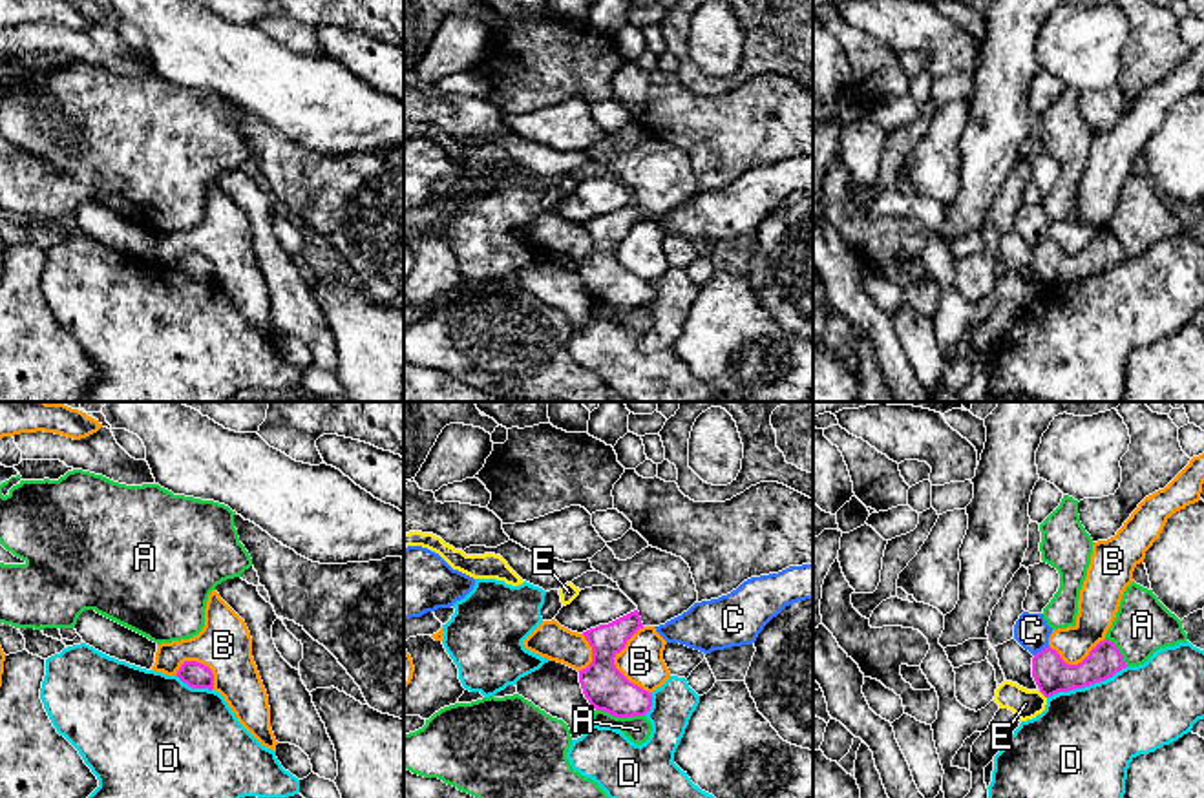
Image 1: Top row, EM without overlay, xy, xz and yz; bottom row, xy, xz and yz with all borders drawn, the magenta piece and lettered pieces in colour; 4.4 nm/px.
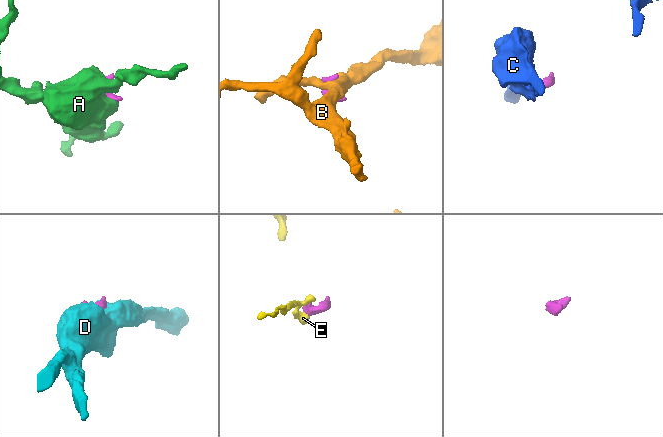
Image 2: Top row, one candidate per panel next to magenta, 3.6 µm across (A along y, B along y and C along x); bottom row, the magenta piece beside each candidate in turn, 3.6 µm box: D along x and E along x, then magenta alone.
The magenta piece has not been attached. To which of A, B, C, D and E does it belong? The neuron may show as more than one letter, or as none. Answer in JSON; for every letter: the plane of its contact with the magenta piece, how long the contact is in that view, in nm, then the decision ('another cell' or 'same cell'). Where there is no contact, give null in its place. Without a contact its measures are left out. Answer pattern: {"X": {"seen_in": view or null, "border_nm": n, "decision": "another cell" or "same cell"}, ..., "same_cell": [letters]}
{"A": {"seen_in": "xz", "border_nm": 220, "decision": "another cell"}, "B": {"seen_in": "xz", "border_nm": 300, "decision": "another cell"}, "C": {"seen_in": "yz", "border_nm": 80, "decision": "another cell"}, "D": {"seen_in": "yz", "border_nm": 380, "decision": "another cell"}, "E": {"seen_in": "yz", "border_nm": 50, "decision": "another cell"}, "same_cell": []}

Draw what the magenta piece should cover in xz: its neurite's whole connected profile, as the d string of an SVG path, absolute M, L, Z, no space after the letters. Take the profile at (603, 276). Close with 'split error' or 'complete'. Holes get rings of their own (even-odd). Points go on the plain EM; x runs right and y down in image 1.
M605 137L590 153L638 199L608 215L583 223L592 237L592 254L579 261L583 285L594 299L616 309L645 307L652 298L650 283L630 274L616 259L614 248L639 219L665 215L698 194L691 159L681 148L652 137L627 152L619 152Z; split error

